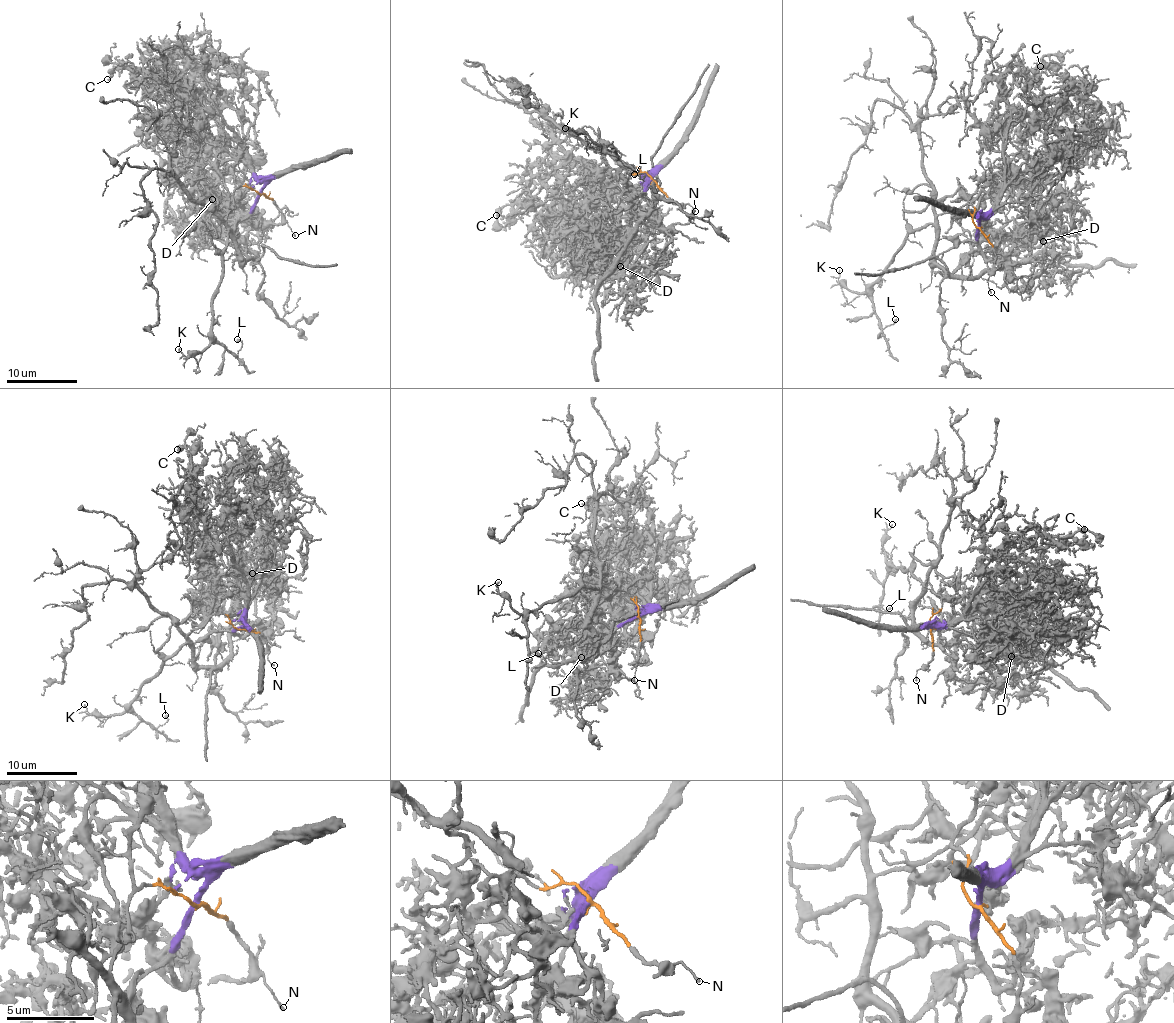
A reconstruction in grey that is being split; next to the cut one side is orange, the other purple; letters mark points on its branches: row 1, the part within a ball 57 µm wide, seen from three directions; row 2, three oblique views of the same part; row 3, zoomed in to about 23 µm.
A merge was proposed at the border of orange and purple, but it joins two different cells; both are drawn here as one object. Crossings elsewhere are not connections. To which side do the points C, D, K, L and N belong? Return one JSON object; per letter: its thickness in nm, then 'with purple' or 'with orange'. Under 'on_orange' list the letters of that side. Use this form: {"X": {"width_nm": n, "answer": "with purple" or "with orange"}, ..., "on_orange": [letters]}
{"C": {"width_nm": 200, "answer": "with purple"}, "D": {"width_nm": 180, "answer": "with purple"}, "K": {"width_nm": 120, "answer": "with orange"}, "L": {"width_nm": 180, "answer": "with orange"}, "N": {"width_nm": 110, "answer": "with orange"}, "on_orange": ["K", "L", "N"]}

